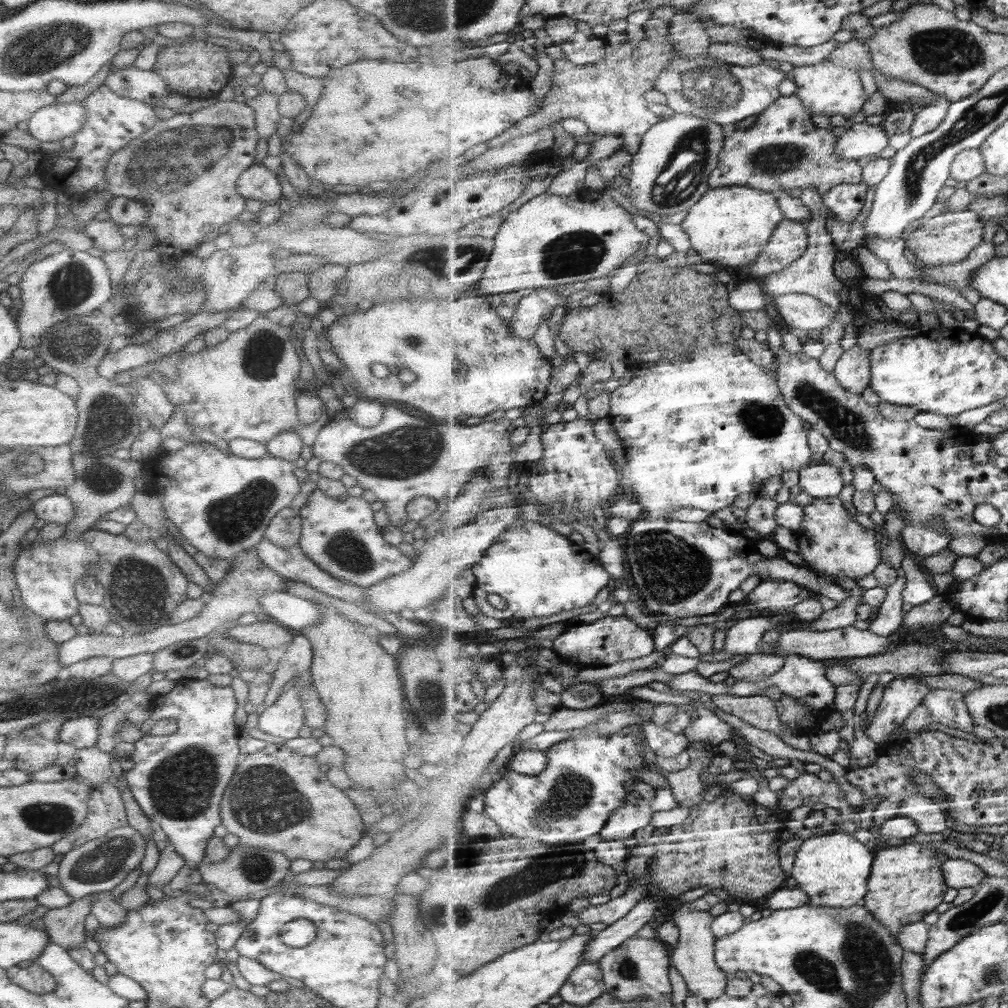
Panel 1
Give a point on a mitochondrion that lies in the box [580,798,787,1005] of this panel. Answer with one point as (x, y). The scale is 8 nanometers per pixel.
(627, 968)

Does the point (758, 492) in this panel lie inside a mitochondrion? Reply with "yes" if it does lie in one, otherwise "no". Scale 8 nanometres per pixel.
no

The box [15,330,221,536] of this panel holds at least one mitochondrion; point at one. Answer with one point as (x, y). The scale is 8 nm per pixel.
(105, 430)

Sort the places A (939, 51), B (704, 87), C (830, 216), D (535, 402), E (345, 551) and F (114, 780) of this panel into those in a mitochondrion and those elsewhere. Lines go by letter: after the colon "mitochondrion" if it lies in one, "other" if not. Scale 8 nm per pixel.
A: mitochondrion
B: mitochondrion
C: other
D: other
E: mitochondrion
F: other

